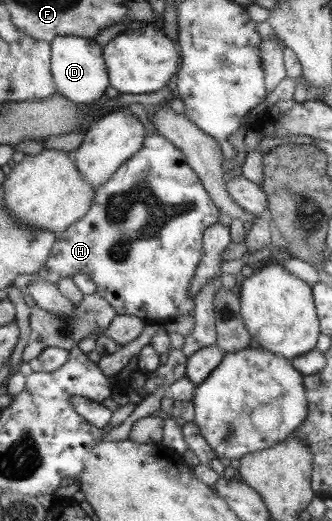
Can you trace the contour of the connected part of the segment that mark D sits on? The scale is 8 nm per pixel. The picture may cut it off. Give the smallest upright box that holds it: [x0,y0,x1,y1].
[50,36,109,105]

